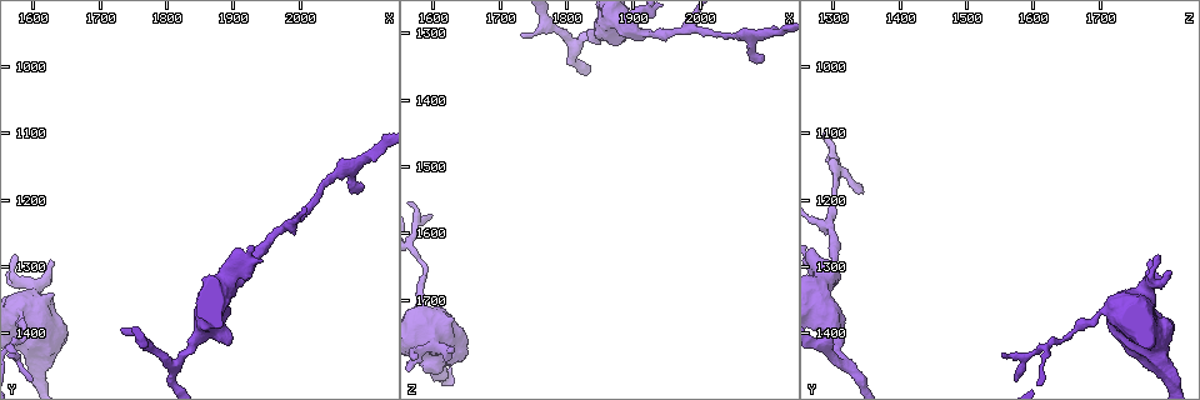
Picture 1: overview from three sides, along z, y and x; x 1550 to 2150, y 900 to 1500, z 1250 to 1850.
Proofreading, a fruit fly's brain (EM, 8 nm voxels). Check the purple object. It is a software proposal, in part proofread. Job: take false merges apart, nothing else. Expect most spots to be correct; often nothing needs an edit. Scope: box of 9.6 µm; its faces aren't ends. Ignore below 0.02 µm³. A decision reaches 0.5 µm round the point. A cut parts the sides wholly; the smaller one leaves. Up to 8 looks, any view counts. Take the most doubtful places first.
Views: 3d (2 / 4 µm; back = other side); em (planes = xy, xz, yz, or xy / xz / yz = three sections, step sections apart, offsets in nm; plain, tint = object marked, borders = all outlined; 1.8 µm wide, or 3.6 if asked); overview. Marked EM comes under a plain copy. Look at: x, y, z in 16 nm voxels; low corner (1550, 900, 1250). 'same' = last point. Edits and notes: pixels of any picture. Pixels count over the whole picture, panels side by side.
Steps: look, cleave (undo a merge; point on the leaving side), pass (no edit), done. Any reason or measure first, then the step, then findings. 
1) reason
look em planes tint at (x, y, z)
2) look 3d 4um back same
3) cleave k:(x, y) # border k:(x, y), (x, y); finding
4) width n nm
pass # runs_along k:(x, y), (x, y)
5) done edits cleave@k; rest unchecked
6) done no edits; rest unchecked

abrupt turn
look 3d 2um at (1815, 1450, 1315)

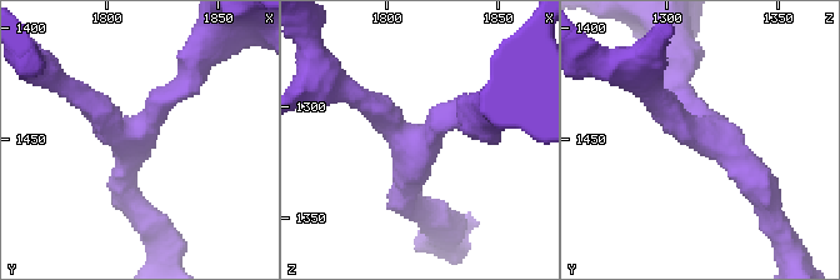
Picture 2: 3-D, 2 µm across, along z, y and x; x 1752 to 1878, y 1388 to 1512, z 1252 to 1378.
arms 3; arm_widths 200, 200, 280 nm
look em xz step 4 tint at (1813, 1447, 1314)

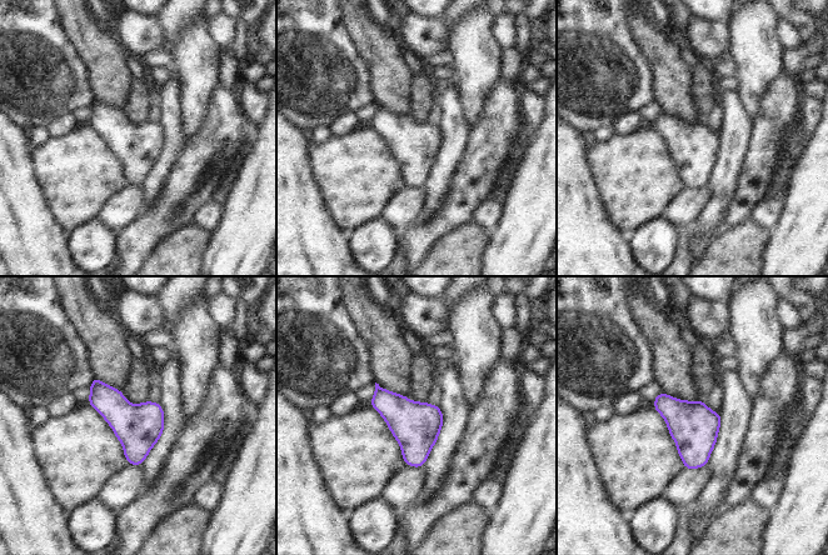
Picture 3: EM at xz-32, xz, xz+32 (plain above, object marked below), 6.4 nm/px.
look em planes tint same

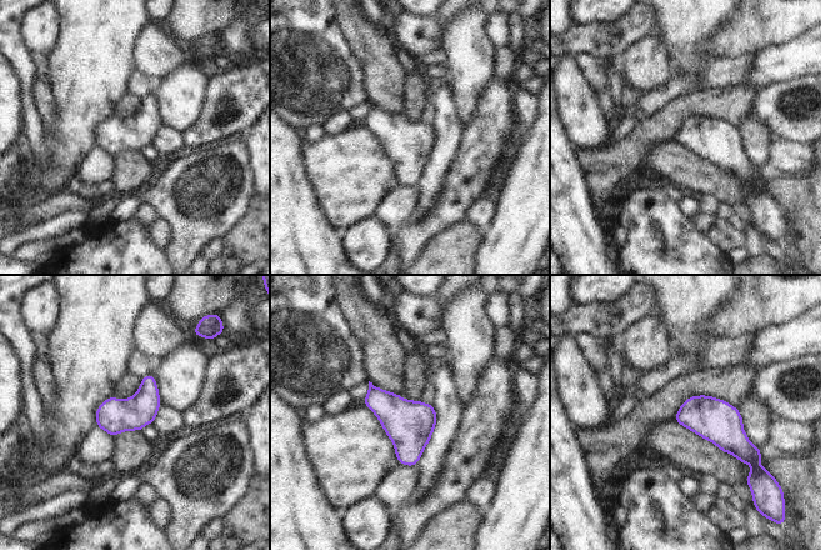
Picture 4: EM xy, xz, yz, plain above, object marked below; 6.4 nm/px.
pass # all the same neuron

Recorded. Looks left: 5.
a fork
look em planes tint at (1980, 1235, 1295)

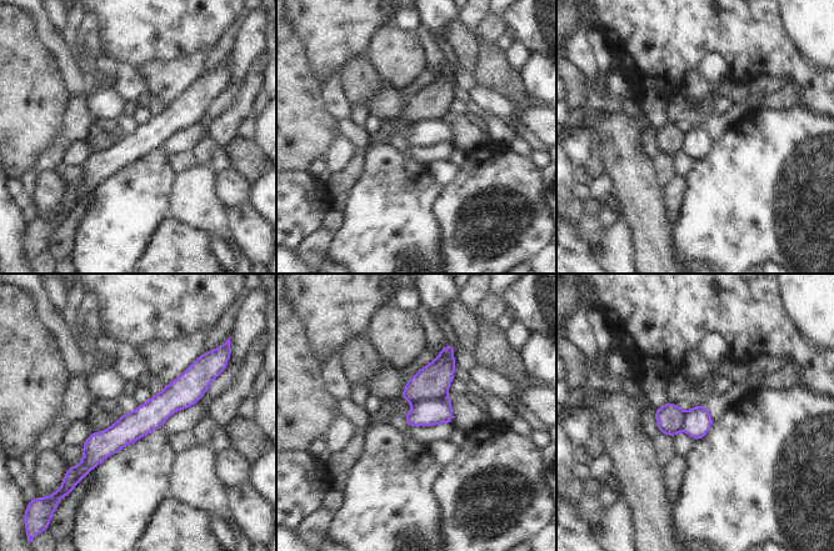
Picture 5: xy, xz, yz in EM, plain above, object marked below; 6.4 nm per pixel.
cleave 5:(432, 382) # border 5:(448, 397), (418, 400), (413, 404); a second neuron is stuck on

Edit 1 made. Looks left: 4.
abrupt turn
look em 3.6um xz step 4 tint at (2075, 1150, 1300)

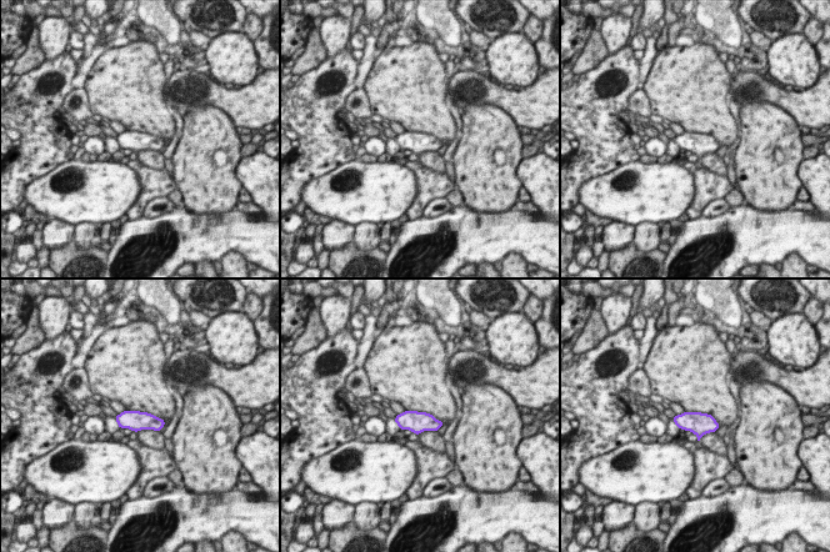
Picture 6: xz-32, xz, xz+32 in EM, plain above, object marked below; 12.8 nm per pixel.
another direction
look em 3.6um planes tint same

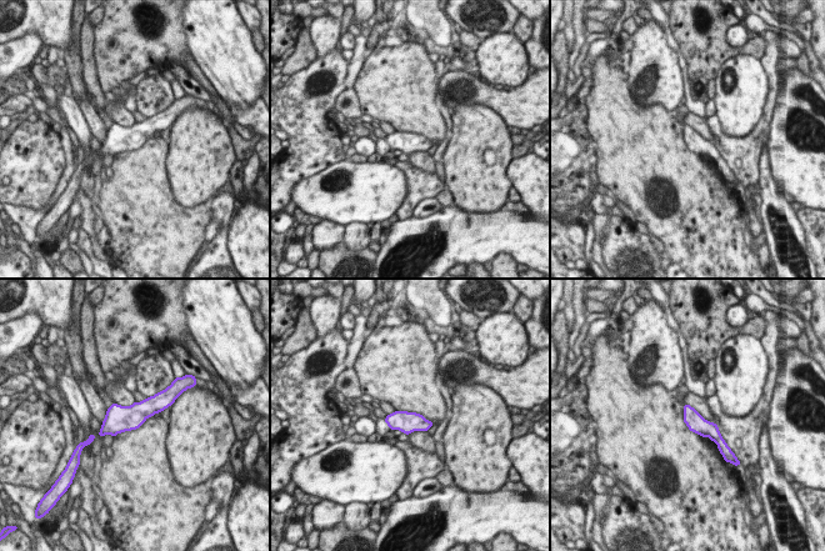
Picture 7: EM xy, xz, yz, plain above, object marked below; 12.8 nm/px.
width 240 nm
pass # runs_along 7:(686, 407), (719, 439); all the same neuron

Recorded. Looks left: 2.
side arm on a straight run
look 3d 4um at (1895, 1315, 1290)

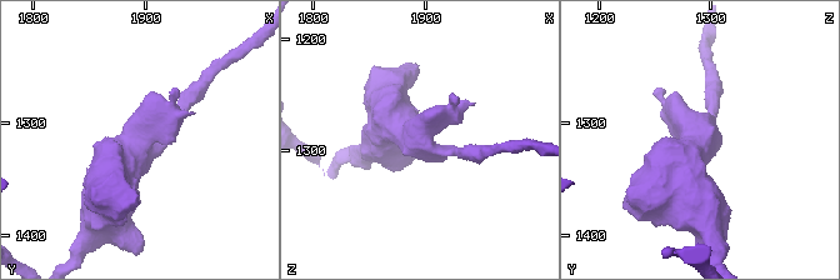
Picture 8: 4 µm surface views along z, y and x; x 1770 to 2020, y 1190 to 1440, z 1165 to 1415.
arms 3; arm_widths 180, 260, 650 nm; now the EM
look em 3.6um yz step 8 tint at (1894, 1314, 1290)

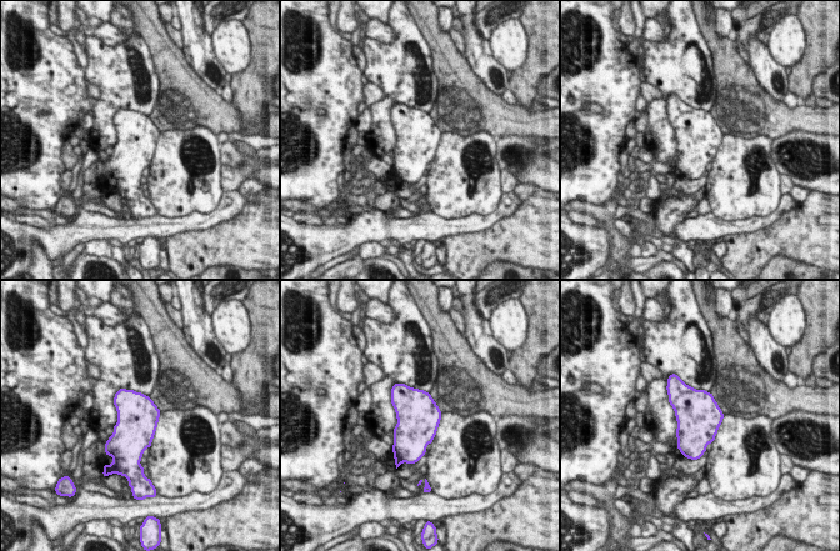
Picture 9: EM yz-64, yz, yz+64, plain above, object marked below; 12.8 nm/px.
width 550 nm
pass # all the same neuron

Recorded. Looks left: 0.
done edits cleave@5; rest unchecked

